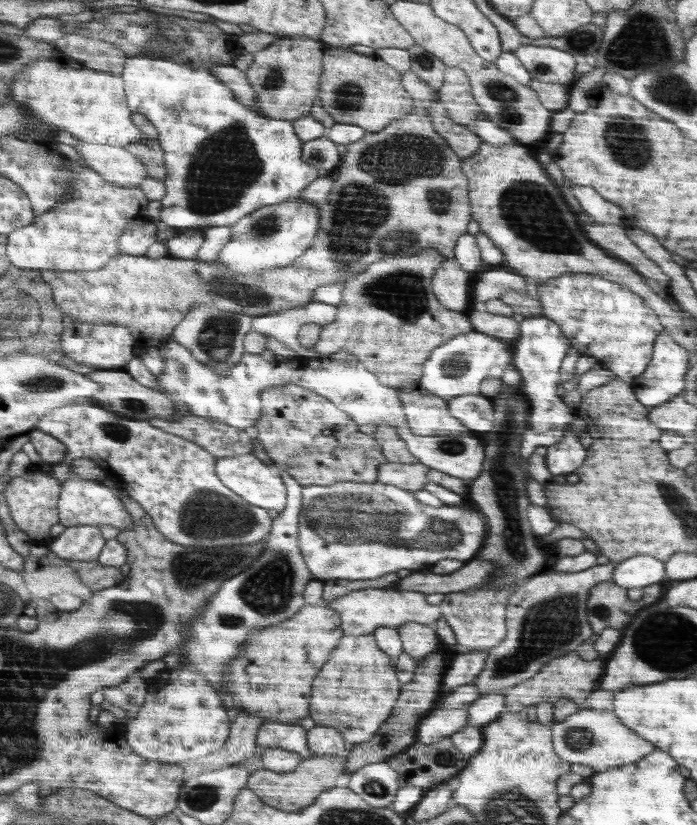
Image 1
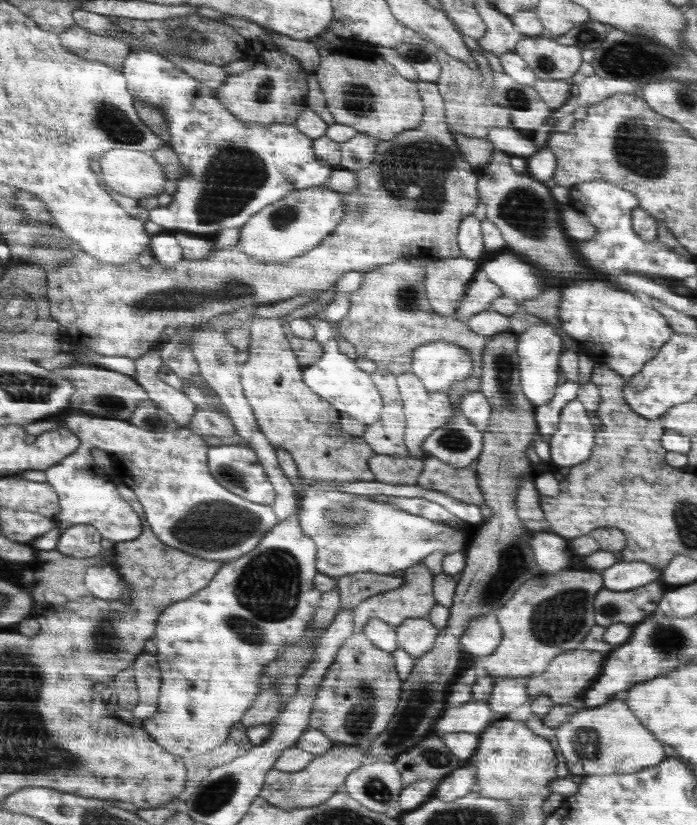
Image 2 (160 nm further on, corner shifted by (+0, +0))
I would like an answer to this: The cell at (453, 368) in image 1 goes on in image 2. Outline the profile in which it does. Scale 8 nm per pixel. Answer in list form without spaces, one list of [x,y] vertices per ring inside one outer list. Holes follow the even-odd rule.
[[[447,340],[422,343],[413,352],[411,371],[422,381],[426,390],[445,392],[472,373],[468,351]]]

